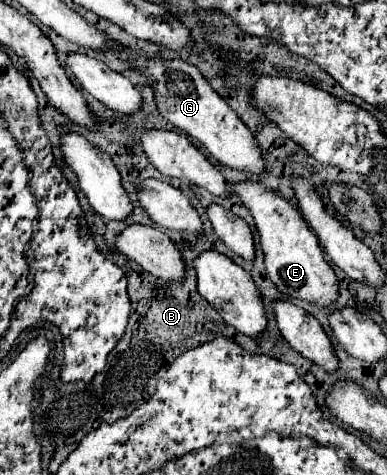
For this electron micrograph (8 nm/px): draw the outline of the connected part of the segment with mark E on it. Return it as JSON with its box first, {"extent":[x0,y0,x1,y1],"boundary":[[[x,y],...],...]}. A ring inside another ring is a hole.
{"extent":[233,181,337,305],"boundary":[[[259,181],[233,183],[235,195],[251,211],[259,233],[259,243],[265,253],[265,269],[269,279],[287,297],[299,297],[315,305],[331,305],[337,299],[337,277],[325,259],[317,237],[309,231],[309,225],[301,217],[299,209],[289,203],[279,191],[267,189]]]}

